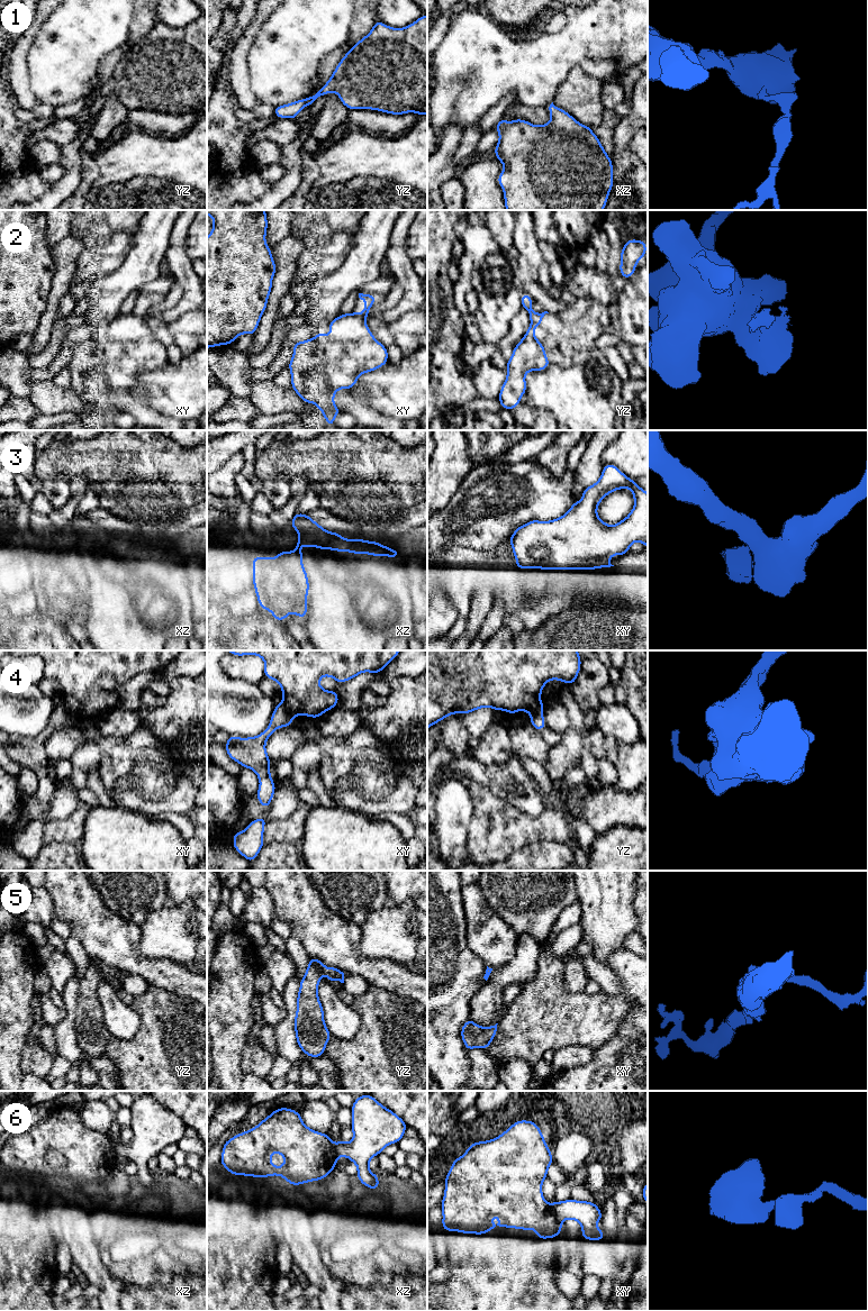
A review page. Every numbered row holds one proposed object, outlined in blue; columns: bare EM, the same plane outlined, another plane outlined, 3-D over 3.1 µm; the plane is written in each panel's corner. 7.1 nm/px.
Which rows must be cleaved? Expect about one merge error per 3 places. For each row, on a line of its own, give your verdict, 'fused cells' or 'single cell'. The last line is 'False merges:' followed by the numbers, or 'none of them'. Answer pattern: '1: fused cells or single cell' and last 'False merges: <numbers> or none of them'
1: single cell
2: fused cells
3: fused cells
4: fused cells
5: single cell
6: fused cells
False merges: 2, 3, 4, 6

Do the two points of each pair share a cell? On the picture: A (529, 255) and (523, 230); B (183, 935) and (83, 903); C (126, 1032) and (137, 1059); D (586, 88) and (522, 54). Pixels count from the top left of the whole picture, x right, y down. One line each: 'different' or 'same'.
A: same
B: different
C: different
D: different

